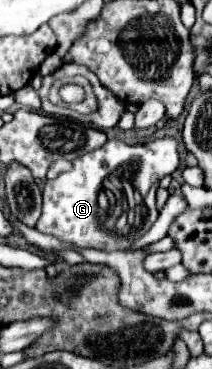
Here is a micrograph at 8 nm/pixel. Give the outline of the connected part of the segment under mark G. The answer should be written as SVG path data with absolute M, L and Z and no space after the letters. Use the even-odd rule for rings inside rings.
M161 138L151 140L140 145L129 145L121 140L109 140L105 146L83 154L73 162L73 170L59 174L53 180L45 182L43 188L43 214L37 222L37 230L59 238L65 244L71 244L75 248L97 248L103 252L113 250L129 250L135 240L139 240L157 220L157 208L155 208L155 192L159 188L159 180L179 168L181 156L177 150L175 138ZM129 186L137 186L141 198L135 200L135 194L129 194Z

